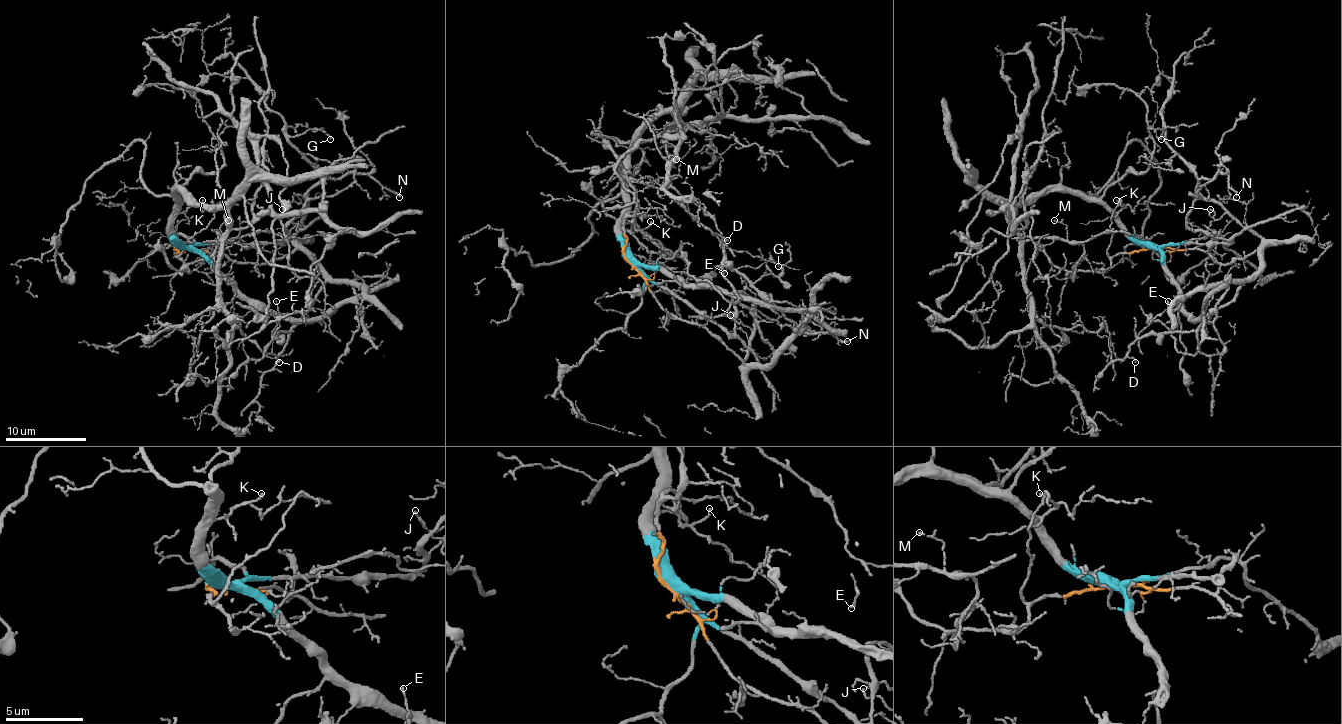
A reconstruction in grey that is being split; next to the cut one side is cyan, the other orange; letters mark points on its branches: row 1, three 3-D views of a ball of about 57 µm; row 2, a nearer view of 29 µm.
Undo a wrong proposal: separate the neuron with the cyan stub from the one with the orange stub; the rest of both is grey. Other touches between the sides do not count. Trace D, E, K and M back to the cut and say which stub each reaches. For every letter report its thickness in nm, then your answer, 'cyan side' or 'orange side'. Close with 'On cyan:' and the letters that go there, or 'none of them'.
D: calibre 140 nm; orange side
E: calibre 110 nm; orange side
K: calibre 140 nm; cyan side
M: calibre 60 nm; cyan side
On cyan: K, M

